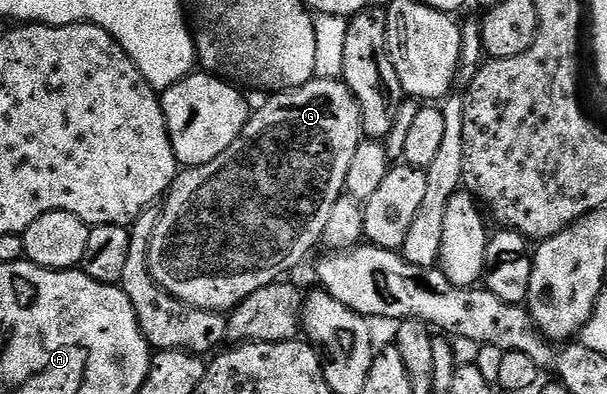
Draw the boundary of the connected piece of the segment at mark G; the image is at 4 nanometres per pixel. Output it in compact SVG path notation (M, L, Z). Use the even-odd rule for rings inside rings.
M313 79L296 88L286 88L283 92L268 95L266 99L267 101L256 112L254 109L250 113L248 122L241 130L237 142L233 142L233 146L229 146L229 150L225 150L225 154L217 154L217 158L213 158L213 162L205 162L205 166L180 171L162 201L163 213L160 211L155 221L155 229L147 251L149 270L155 281L170 296L194 308L213 310L224 314L230 313L231 309L236 308L242 300L249 298L249 294L276 283L278 276L275 275L282 268L297 267L315 247L320 247L325 222L333 210L333 202L337 202L340 196L344 195L347 187L349 165L353 163L353 154L357 154L357 146L363 136L363 123L359 113L359 103L353 98L353 94L342 79Z

